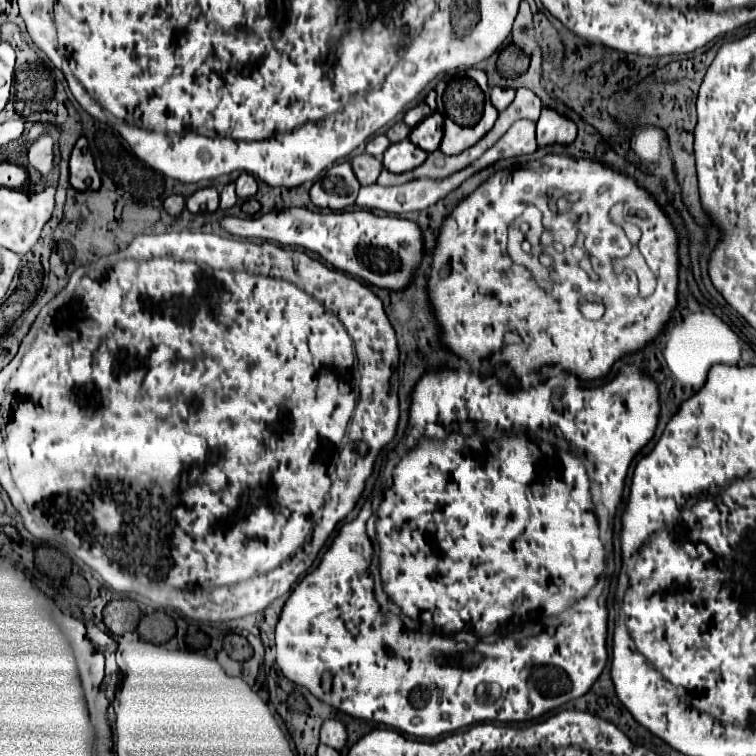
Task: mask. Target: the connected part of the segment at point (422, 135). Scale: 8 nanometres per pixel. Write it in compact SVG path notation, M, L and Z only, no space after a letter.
M439 112L427 116L409 134L409 140L425 152L435 152L441 144L441 138L443 138L443 116Z

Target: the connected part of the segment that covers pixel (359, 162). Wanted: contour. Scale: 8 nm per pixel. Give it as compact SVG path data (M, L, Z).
M359 154L351 160L351 166L353 166L353 172L357 176L357 180L367 186L367 184L375 184L381 170L383 170L383 164L379 160L375 160L373 156L369 154Z

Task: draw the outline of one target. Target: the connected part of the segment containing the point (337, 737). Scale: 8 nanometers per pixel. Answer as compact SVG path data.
M325 720L321 728L321 744L327 744L335 750L341 750L347 744L345 726L339 720Z

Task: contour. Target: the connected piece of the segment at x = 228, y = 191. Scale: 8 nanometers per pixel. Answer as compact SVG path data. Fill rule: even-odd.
M227 184L227 186L221 190L221 208L227 210L227 208L235 206L235 202L237 202L235 188L233 188L233 184Z

